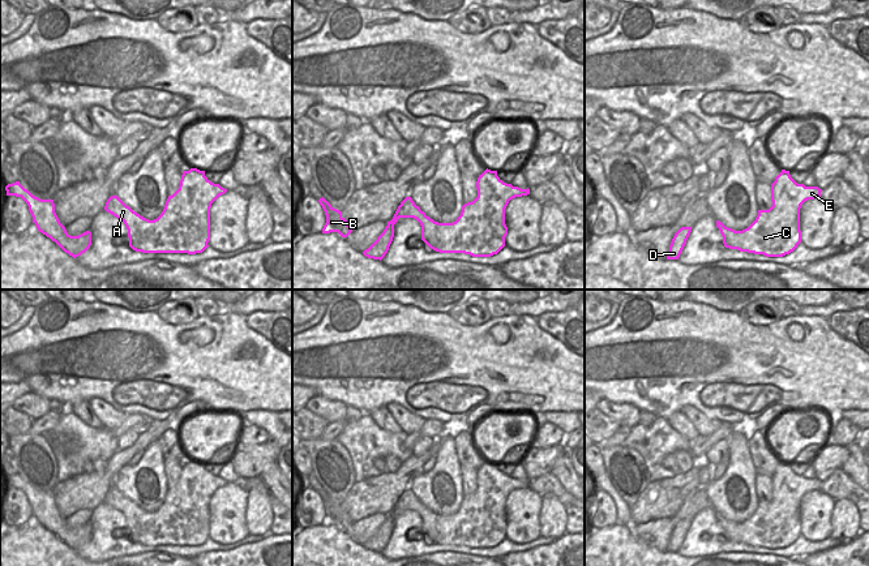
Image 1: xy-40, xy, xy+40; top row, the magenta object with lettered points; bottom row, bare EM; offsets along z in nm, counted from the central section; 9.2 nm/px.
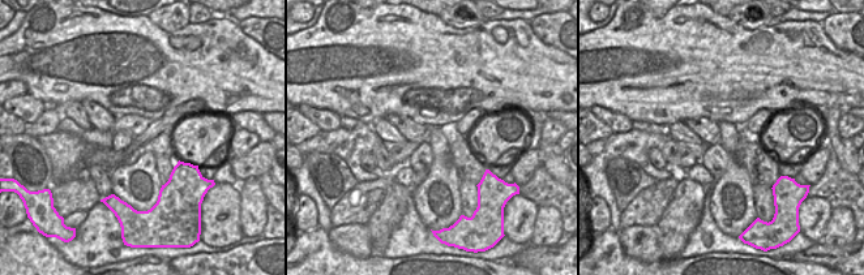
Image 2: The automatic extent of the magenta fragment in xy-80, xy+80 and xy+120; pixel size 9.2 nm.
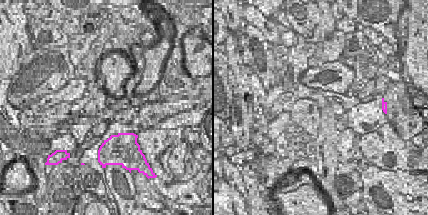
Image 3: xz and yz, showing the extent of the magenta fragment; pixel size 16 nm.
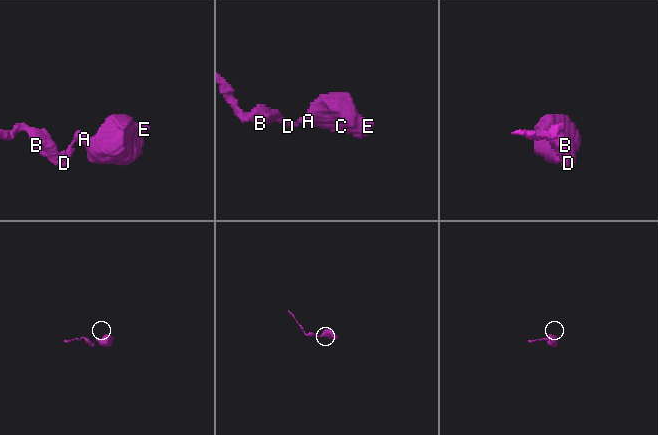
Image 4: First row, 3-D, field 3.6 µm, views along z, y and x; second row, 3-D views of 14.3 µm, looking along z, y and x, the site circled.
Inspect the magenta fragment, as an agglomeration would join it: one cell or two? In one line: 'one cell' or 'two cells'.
one cell

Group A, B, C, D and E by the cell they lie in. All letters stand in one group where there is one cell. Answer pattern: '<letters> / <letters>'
A B C D E

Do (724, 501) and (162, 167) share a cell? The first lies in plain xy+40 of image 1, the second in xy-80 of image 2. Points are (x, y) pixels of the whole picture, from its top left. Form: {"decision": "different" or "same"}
{"decision": "different"}

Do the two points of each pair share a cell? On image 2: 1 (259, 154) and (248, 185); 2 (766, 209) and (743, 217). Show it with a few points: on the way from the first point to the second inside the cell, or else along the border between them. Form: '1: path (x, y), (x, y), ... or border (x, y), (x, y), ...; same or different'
1: border (256, 177), (248, 177), (240, 183); different
2: border (752, 185), (753, 209), (758, 217); different

